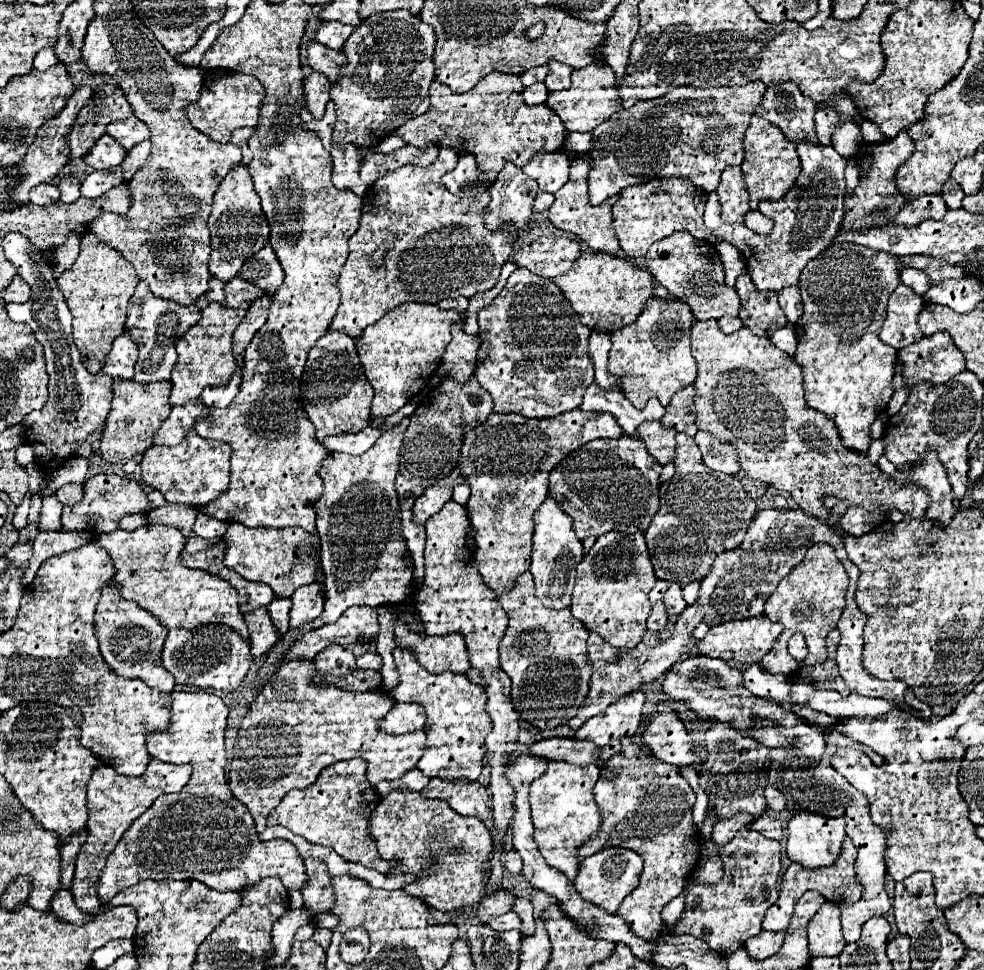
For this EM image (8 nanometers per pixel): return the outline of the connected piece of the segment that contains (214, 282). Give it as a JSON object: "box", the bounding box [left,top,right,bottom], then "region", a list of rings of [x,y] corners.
{"box":[196,278,226,310],"region":[[[212,278],[212,280],[210,280],[210,290],[208,290],[208,294],[204,294],[202,298],[198,298],[196,306],[198,306],[200,310],[204,310],[204,306],[208,306],[208,304],[212,304],[212,302],[220,302],[222,306],[226,306],[224,282],[220,282],[218,278]]]}

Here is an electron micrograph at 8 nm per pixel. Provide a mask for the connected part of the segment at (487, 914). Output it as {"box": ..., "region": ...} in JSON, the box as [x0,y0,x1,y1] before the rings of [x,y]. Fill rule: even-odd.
{"box":[478,890,514,924],"region":[[[498,890],[494,894],[488,894],[486,898],[480,900],[478,906],[478,918],[486,924],[492,916],[500,916],[512,910],[512,902],[514,902],[514,892],[512,890]]]}

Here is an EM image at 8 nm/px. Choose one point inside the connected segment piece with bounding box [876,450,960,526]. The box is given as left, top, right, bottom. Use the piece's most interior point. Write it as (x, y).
(928, 473)

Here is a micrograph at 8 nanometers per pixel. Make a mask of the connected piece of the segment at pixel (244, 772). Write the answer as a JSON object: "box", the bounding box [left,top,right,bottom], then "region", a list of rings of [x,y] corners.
{"box":[228,660,426,834],"region":[[[290,660],[282,662],[280,670],[264,684],[264,690],[254,698],[250,704],[248,714],[244,716],[240,724],[240,734],[236,736],[236,750],[238,758],[230,766],[230,778],[228,786],[232,794],[250,810],[256,830],[262,834],[266,828],[268,814],[276,808],[280,798],[290,790],[300,790],[310,786],[320,770],[326,766],[338,762],[338,760],[350,760],[350,758],[362,758],[368,766],[368,780],[376,786],[380,780],[398,780],[408,770],[412,770],[422,752],[426,734],[424,732],[412,732],[404,736],[392,736],[384,734],[376,728],[378,720],[392,708],[394,700],[388,698],[384,692],[346,692],[334,686],[312,686],[310,674],[314,670],[314,662],[310,660]]]}

